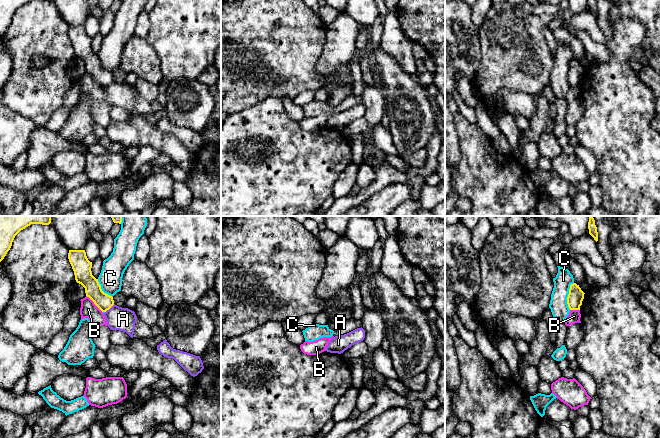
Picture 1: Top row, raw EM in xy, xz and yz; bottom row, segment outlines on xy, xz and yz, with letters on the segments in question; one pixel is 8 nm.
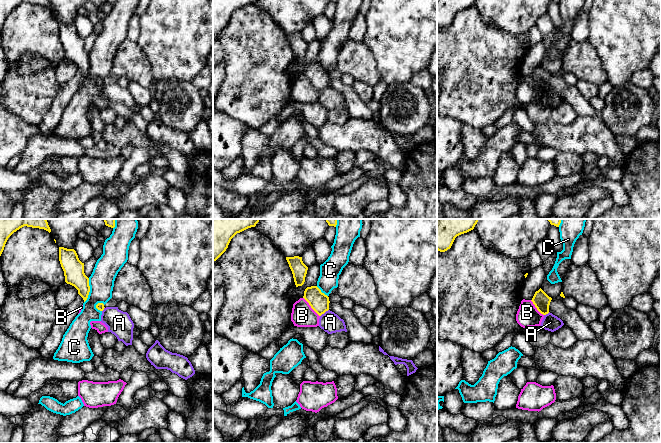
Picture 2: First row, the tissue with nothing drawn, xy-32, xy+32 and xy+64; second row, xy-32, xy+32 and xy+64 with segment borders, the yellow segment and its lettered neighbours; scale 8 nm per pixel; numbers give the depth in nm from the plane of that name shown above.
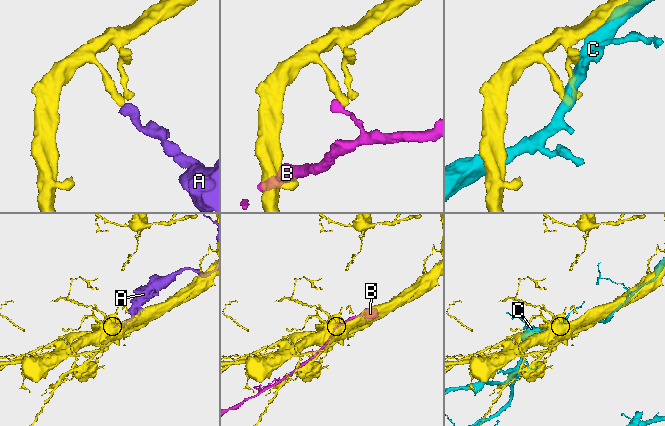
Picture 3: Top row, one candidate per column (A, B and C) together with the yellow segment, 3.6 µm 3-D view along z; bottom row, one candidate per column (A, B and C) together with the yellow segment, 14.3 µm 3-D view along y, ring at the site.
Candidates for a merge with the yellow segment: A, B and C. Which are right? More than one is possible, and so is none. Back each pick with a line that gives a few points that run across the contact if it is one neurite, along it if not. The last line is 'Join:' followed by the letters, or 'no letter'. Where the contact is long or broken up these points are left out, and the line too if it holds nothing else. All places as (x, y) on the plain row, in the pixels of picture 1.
Join: no letter

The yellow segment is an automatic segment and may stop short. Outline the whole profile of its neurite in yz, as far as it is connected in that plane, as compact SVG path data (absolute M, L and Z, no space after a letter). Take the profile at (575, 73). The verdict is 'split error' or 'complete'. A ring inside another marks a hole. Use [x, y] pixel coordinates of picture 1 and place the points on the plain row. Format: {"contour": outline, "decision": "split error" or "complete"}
{"contour": "M573 59L570 61L569 70L567 73L567 80L570 86L580 86L582 77L584 75L584 68L579 61Z", "decision": "complete"}

